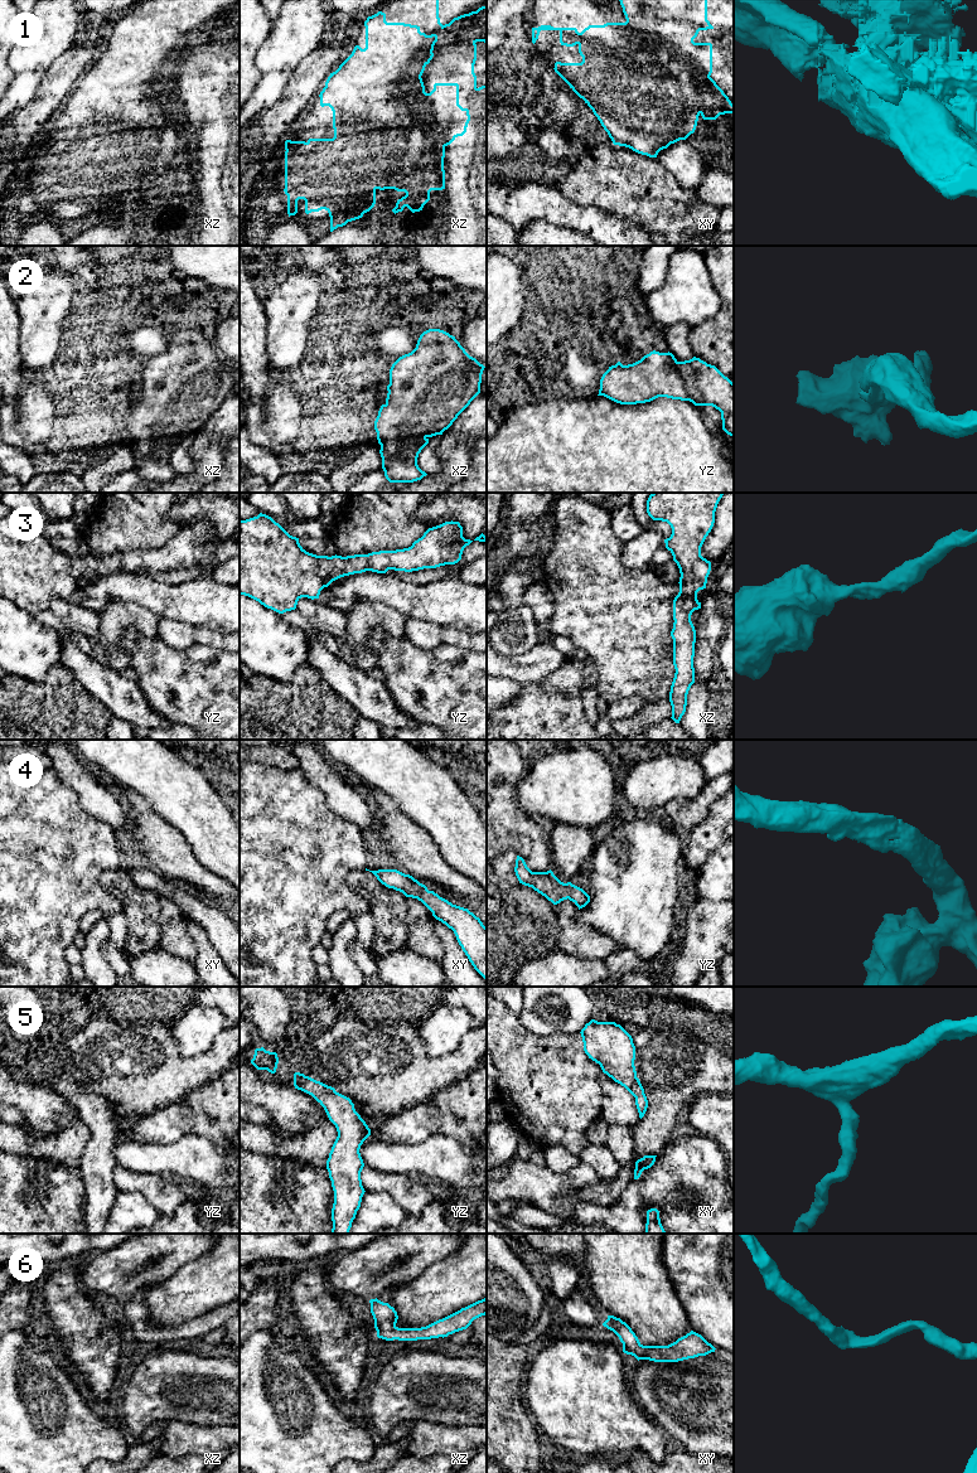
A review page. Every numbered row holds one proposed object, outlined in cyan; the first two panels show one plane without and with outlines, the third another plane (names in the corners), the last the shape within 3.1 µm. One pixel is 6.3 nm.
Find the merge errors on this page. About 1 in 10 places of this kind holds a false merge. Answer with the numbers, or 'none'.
none

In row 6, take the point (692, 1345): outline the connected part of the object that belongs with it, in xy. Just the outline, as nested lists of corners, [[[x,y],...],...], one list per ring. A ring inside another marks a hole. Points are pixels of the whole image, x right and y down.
[[[608,1315],[603,1323],[613,1331],[623,1343],[623,1352],[639,1360],[654,1362],[678,1362],[715,1352],[715,1347],[701,1334],[691,1331],[668,1346],[643,1346],[632,1328],[620,1318]]]

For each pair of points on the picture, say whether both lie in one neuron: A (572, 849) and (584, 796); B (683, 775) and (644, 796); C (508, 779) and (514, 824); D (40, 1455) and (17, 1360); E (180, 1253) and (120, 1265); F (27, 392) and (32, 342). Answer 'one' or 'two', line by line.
A: two
B: one
C: one
D: one
E: one
F: two

